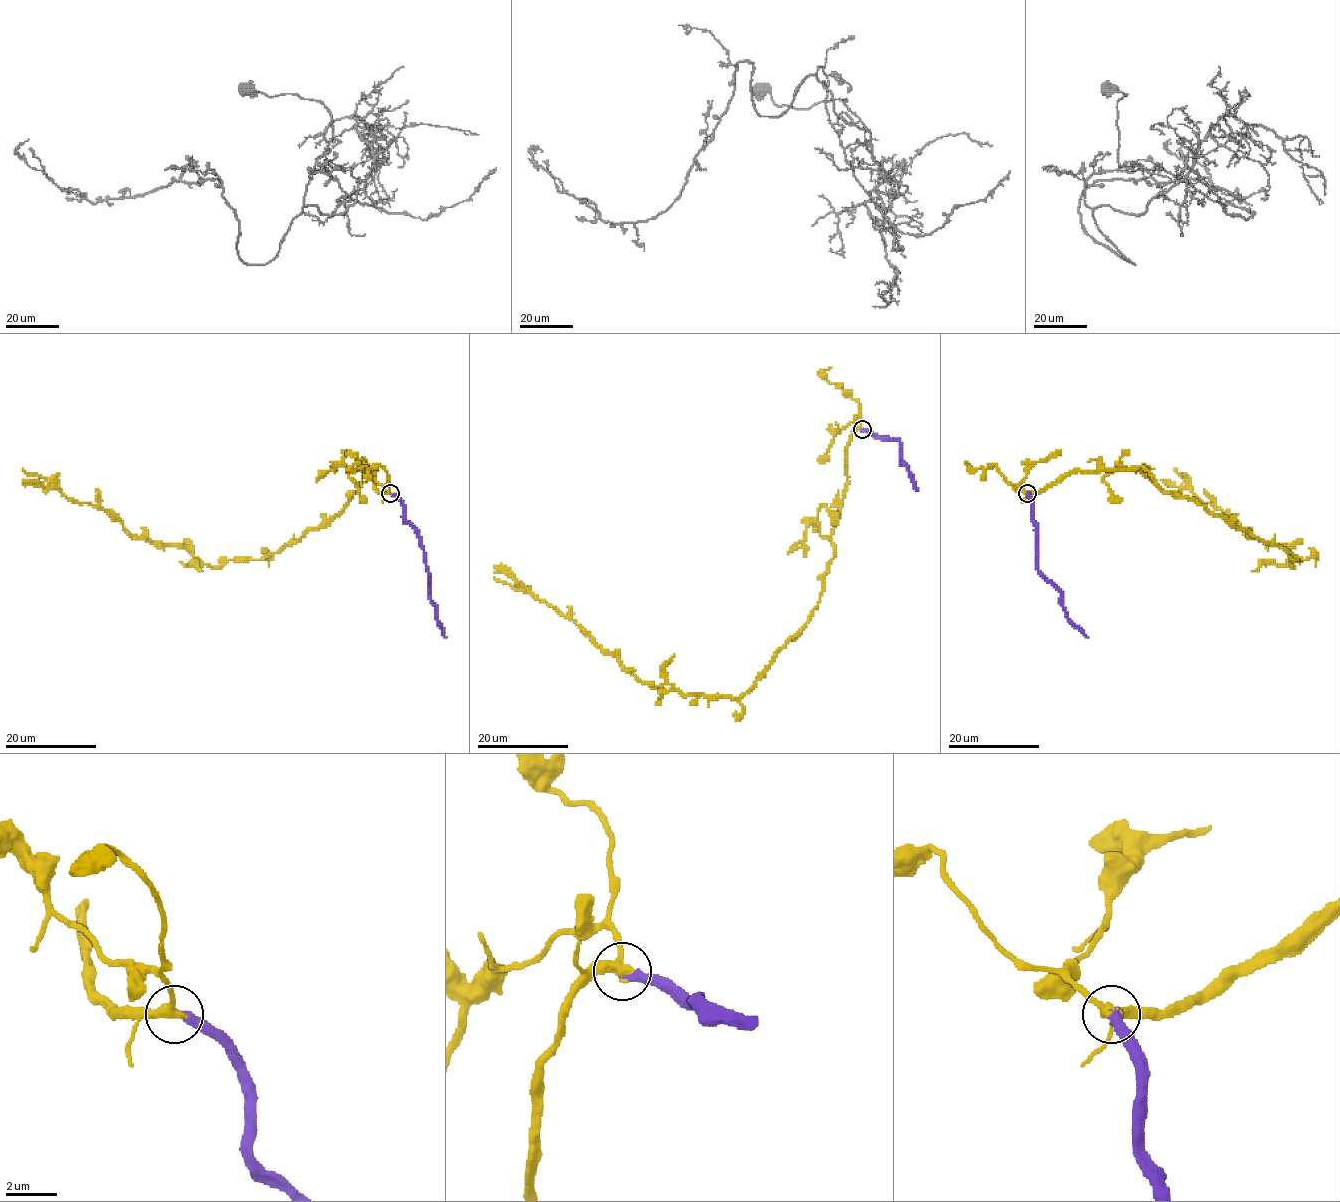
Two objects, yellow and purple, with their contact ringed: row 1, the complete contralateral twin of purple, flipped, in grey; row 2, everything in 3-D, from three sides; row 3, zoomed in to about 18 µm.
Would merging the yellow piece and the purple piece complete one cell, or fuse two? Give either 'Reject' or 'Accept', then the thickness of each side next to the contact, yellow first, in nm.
Accept. Thickness 360 nm (yellow) against 320 nm

